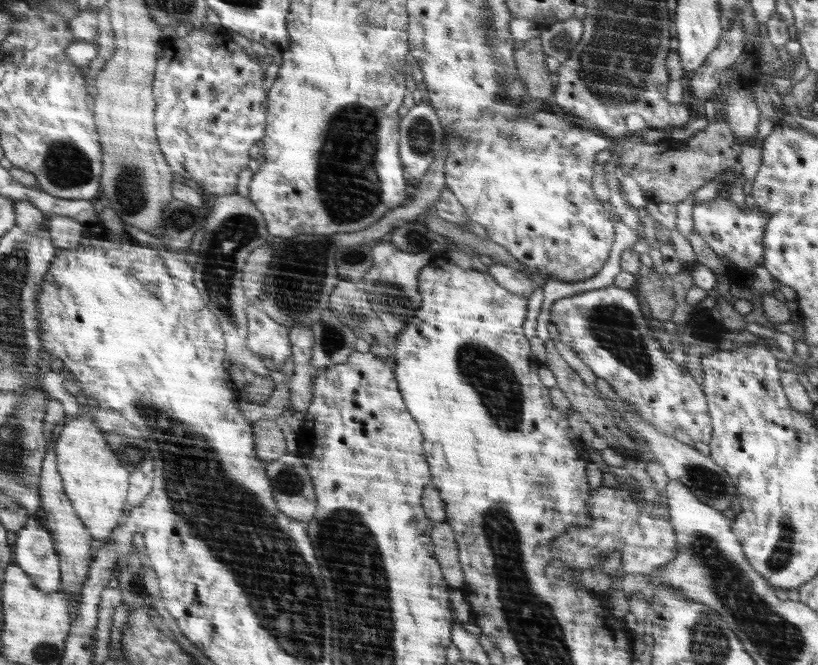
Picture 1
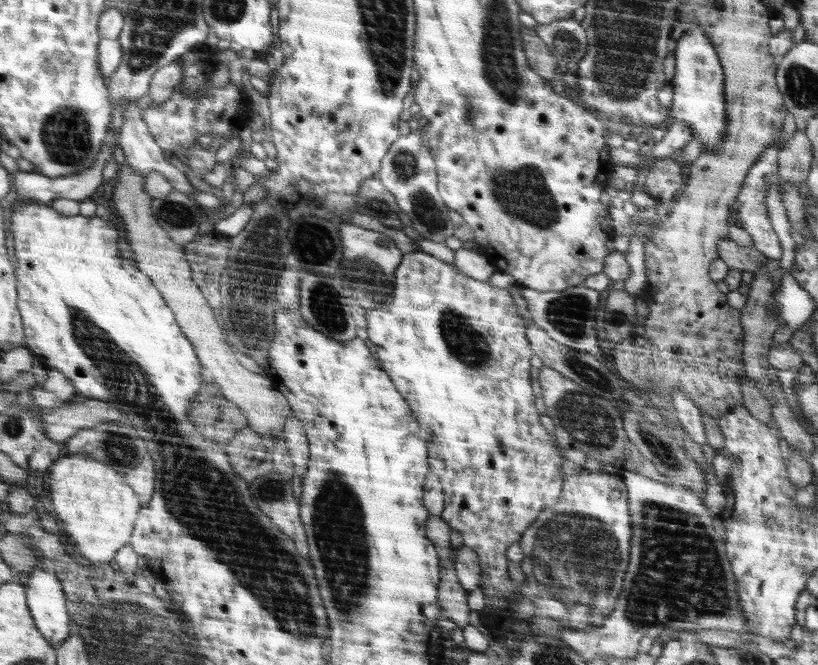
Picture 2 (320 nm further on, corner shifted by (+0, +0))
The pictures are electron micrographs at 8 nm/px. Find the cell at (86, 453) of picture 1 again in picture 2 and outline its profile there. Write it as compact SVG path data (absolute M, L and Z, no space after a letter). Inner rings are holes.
M64 454L58 462L52 465L50 473L50 496L56 514L65 524L65 533L77 546L81 556L89 559L92 565L96 563L113 564L116 551L128 544L131 540L132 528L135 528L136 516L139 516L139 495L132 492L132 488L126 484L124 476L120 476L110 466L96 462L92 458L86 458L82 454Z

